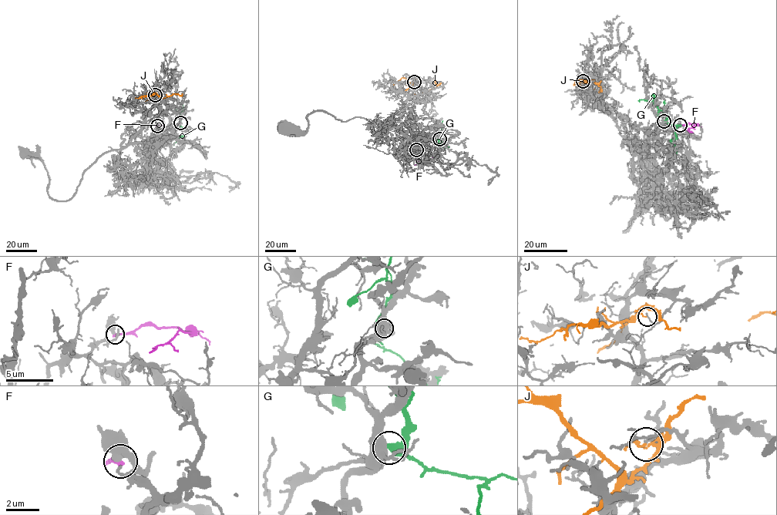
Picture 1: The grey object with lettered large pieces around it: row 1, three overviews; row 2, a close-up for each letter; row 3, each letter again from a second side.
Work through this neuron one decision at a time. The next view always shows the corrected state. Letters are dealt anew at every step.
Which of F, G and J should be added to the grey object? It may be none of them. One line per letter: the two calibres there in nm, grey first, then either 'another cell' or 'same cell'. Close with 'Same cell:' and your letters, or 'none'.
F: 360/280 nm | another cell
G: 550/500 nm | another cell
J: 140/70 nm | another cell
Same cell: none

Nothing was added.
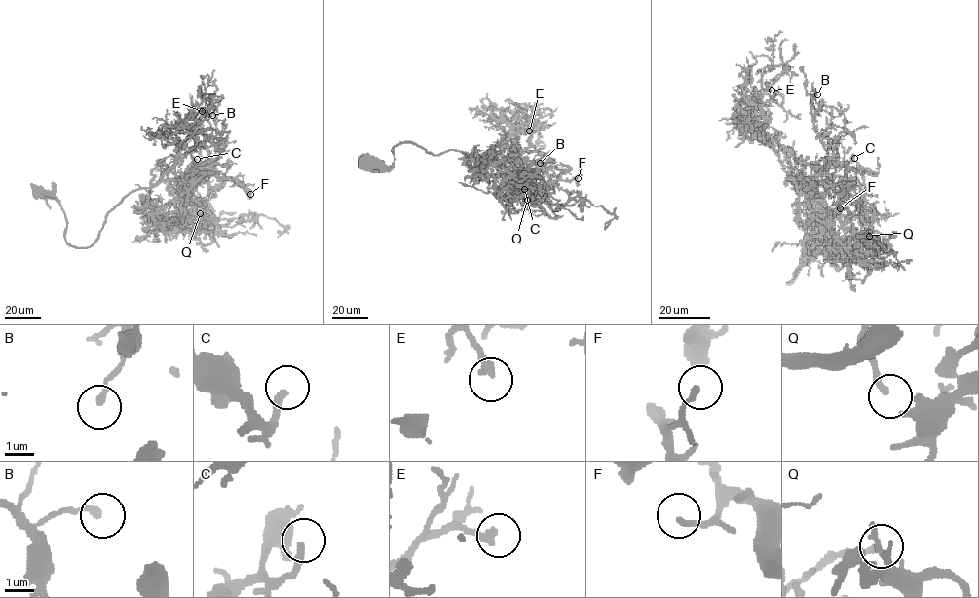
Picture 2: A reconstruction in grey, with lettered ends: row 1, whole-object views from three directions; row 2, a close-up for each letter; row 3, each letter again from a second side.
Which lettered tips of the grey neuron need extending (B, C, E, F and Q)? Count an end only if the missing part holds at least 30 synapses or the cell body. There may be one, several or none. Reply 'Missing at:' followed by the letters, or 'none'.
Missing at: C

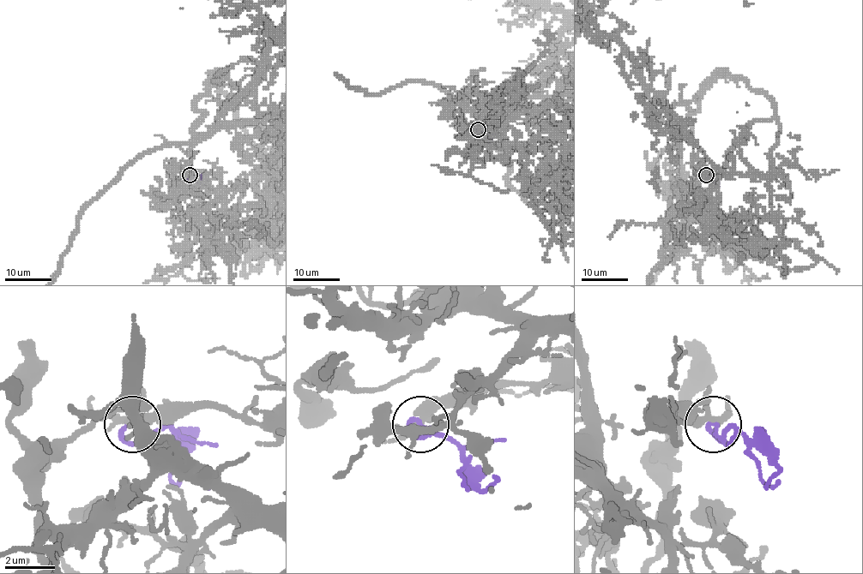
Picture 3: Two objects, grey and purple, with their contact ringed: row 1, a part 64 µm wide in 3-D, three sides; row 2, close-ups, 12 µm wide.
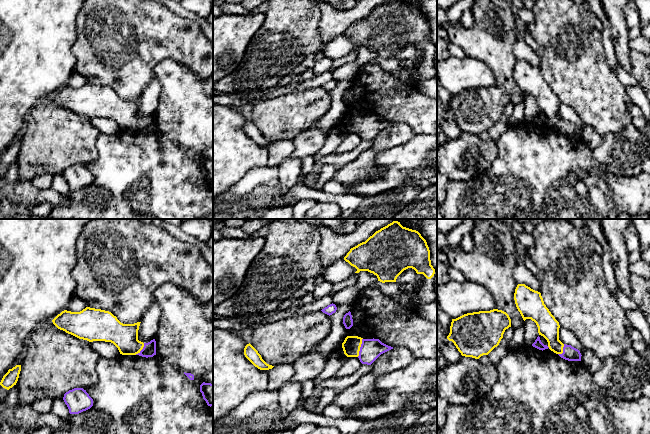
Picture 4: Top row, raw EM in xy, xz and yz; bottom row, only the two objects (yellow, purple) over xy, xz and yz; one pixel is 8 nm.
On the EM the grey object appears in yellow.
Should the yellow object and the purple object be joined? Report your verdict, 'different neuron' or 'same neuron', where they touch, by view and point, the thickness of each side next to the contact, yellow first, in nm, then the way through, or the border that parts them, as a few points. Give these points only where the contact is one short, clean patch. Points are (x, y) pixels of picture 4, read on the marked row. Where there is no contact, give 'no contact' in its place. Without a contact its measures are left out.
same neuron; meets yellow in xz at (360, 346); 140 nm thick on the yellow side, 170 nm on the other; runs through xz (351, 346), (360, 346), (364, 349), (371, 349)

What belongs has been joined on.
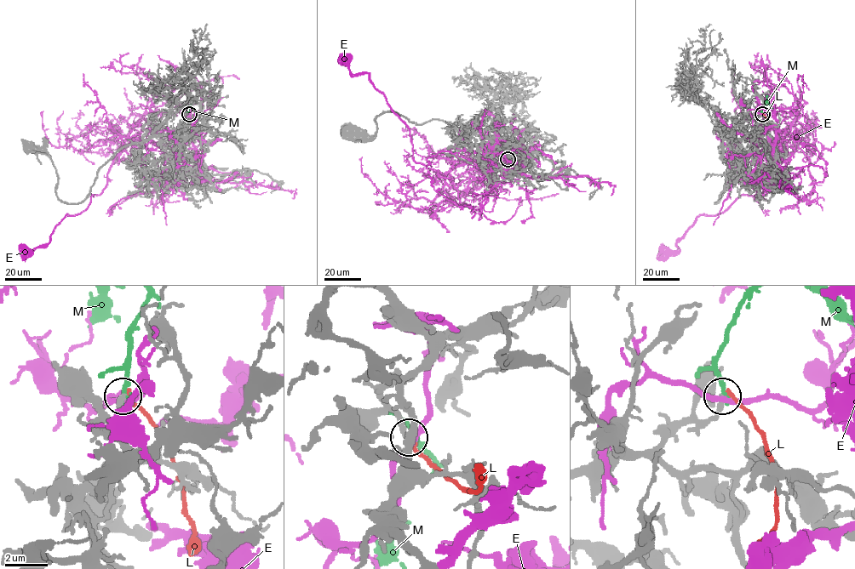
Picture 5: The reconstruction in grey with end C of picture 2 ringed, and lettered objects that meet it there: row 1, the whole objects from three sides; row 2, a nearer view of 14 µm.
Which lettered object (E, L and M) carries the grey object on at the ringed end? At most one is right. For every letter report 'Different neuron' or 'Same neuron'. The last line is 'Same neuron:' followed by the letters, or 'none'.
E: Different neuron
L: Different neuron
M: Same neuron
Same neuron: M

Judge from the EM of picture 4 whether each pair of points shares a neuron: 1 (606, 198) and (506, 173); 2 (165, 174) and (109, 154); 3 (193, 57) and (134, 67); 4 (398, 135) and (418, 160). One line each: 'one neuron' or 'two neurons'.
1: one neuron
2: one neuron
3: one neuron
4: two neurons

